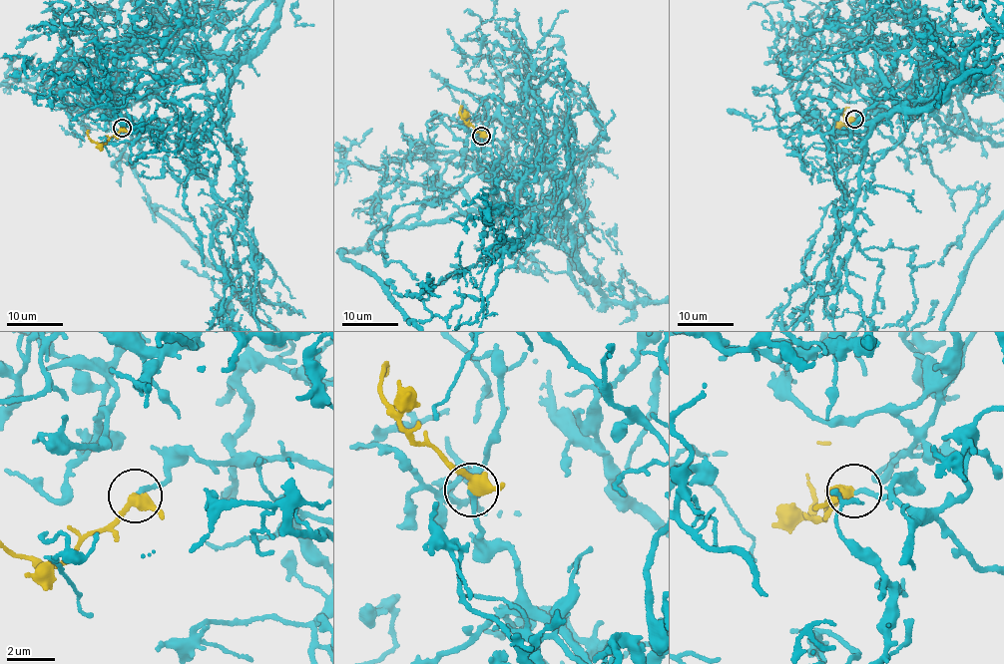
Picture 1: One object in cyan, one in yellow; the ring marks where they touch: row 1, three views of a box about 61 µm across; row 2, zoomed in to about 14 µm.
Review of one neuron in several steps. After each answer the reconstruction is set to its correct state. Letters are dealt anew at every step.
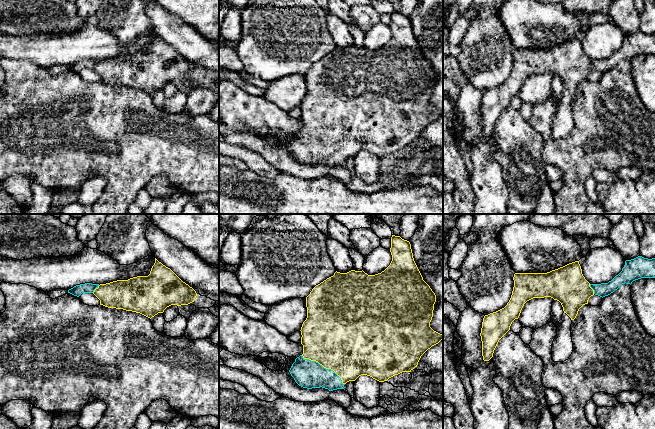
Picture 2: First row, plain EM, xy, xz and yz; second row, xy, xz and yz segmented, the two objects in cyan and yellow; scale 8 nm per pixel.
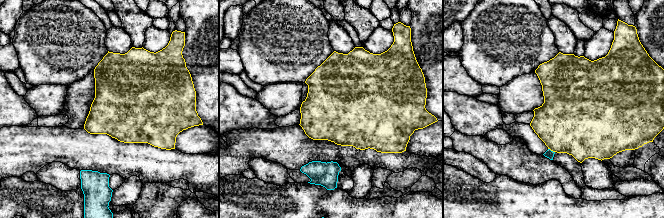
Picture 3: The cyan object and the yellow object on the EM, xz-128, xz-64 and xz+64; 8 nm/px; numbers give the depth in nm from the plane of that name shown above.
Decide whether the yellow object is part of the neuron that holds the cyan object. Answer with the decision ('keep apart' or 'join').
join

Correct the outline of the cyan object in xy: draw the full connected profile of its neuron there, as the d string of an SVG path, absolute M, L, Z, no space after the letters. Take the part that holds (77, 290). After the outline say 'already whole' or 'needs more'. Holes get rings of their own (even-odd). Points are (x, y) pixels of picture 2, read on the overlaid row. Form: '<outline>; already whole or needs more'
M156 258L148 276L137 276L128 280L117 280L100 285L80 284L69 289L68 293L77 297L82 293L93 293L100 300L100 305L140 313L150 319L158 313L163 313L171 305L188 305L194 302L197 296L192 287L183 282L170 268Z; needs more

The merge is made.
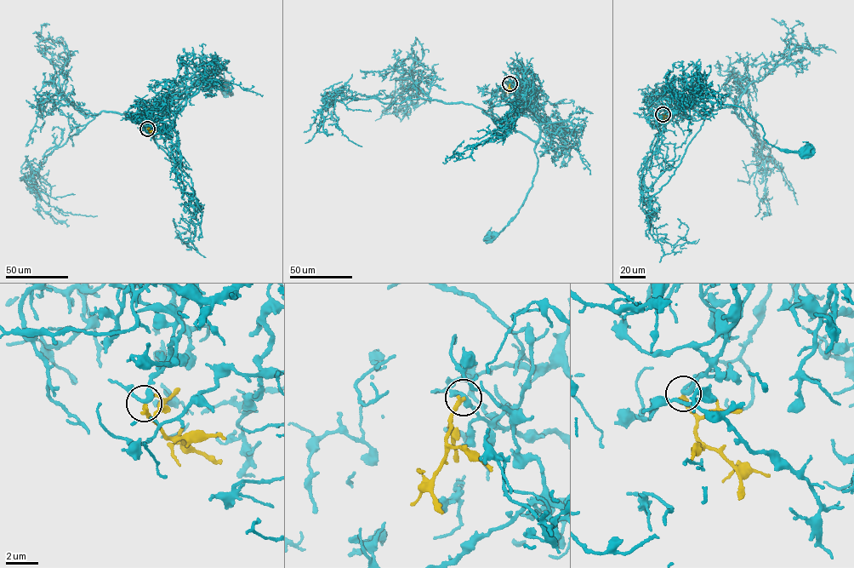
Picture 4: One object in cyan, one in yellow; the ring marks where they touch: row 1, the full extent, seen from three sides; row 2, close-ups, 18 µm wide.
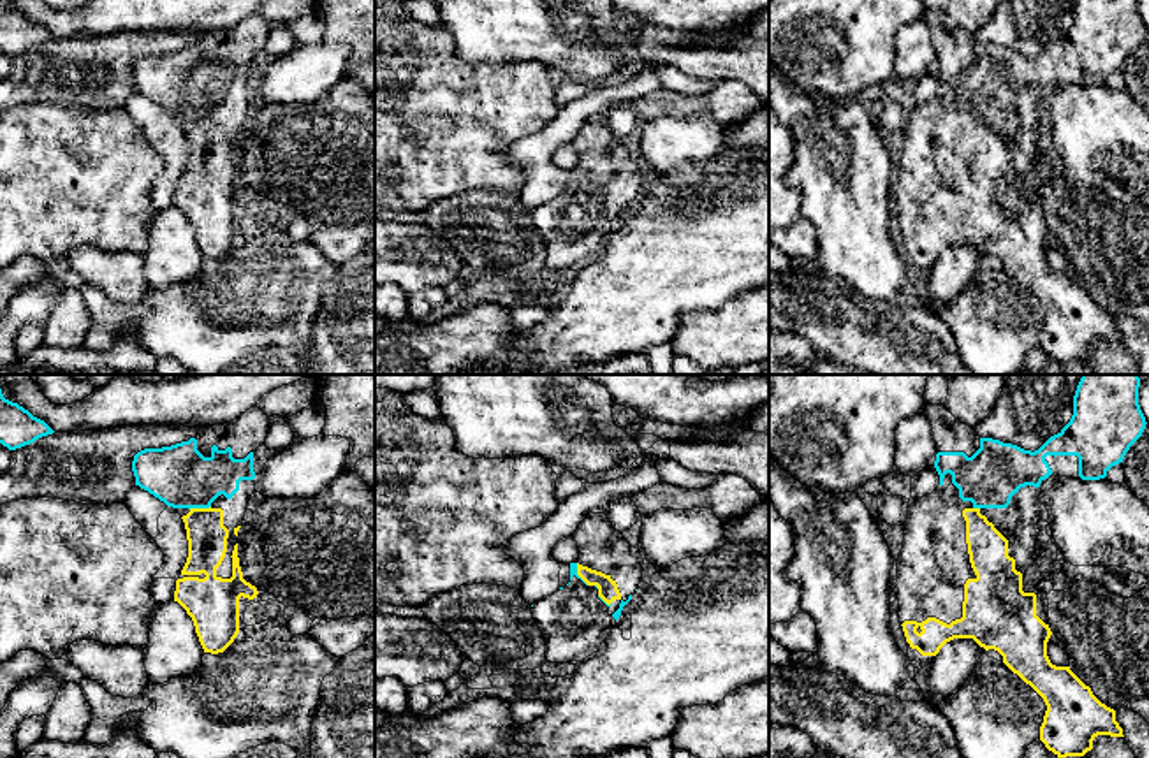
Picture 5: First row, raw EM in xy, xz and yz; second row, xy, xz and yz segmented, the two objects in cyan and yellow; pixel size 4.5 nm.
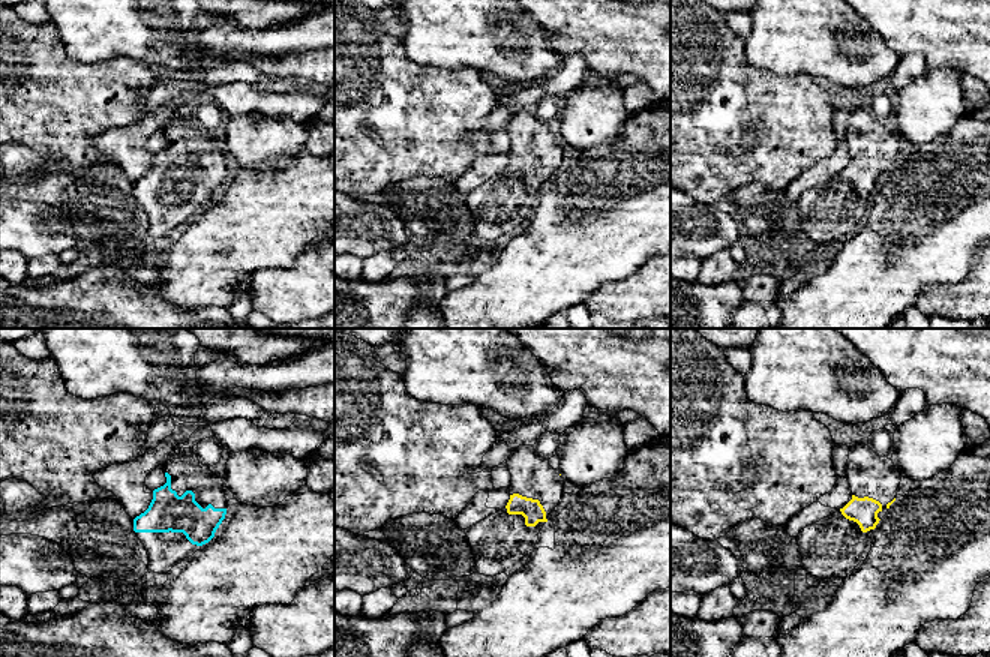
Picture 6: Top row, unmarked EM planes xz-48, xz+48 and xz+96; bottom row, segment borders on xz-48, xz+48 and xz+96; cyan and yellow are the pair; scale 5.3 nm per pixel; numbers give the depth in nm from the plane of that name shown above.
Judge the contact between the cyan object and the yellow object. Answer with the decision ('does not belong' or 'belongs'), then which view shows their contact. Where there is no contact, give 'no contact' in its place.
belongs; meets cyan in xy

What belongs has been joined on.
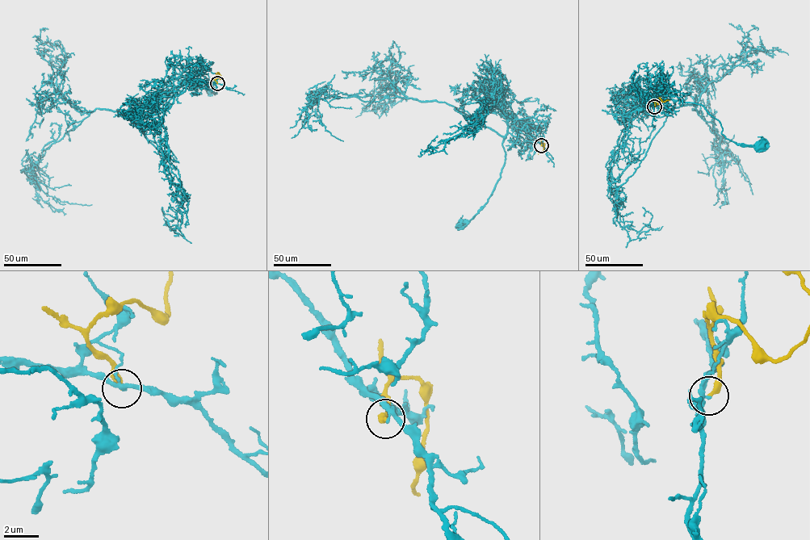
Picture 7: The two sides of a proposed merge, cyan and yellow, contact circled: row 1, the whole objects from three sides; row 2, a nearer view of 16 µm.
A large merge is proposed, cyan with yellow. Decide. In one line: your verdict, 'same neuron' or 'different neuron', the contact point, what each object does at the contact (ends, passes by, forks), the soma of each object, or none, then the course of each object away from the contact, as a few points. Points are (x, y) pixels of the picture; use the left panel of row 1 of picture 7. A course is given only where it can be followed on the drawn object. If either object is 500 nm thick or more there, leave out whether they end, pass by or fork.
different neuron; place (217, 83); cyan forks; yellow ends; soma cyan (209, 87); soma yellow none; course cyan (217, 83), (194, 85), (189, 82), (186, 90), (177, 93), (183, 80), (199, 72), (216, 92), (210, 87); course yellow (217, 83), (215, 79), (220, 78), (217, 73)

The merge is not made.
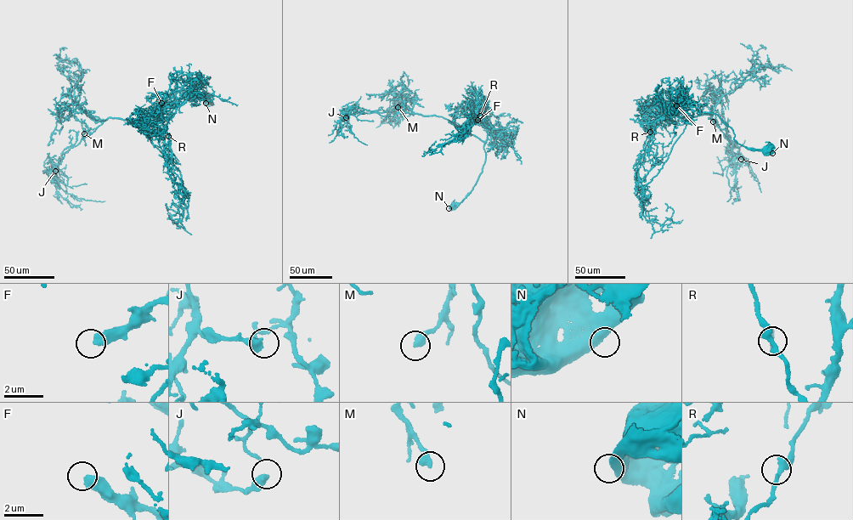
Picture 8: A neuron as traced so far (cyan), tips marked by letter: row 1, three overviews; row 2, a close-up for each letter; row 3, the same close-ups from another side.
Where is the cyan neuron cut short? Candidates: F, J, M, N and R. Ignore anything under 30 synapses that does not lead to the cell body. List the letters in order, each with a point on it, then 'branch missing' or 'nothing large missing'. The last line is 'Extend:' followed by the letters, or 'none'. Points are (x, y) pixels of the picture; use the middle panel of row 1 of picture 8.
F: at (477, 120); branch missing
J: at (346, 117); nothing large missing
M: at (398, 107); nothing large missing
N: at (449, 208); nothing large missing
R: at (480, 115); nothing large missing
Extend: F

